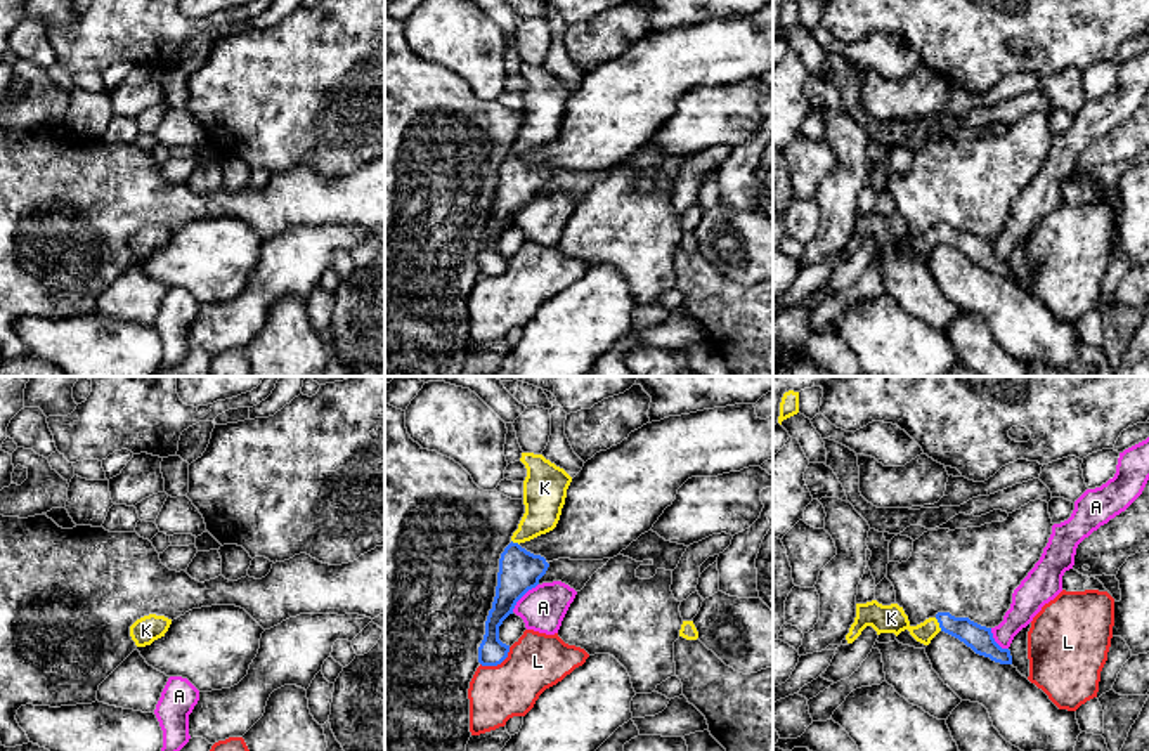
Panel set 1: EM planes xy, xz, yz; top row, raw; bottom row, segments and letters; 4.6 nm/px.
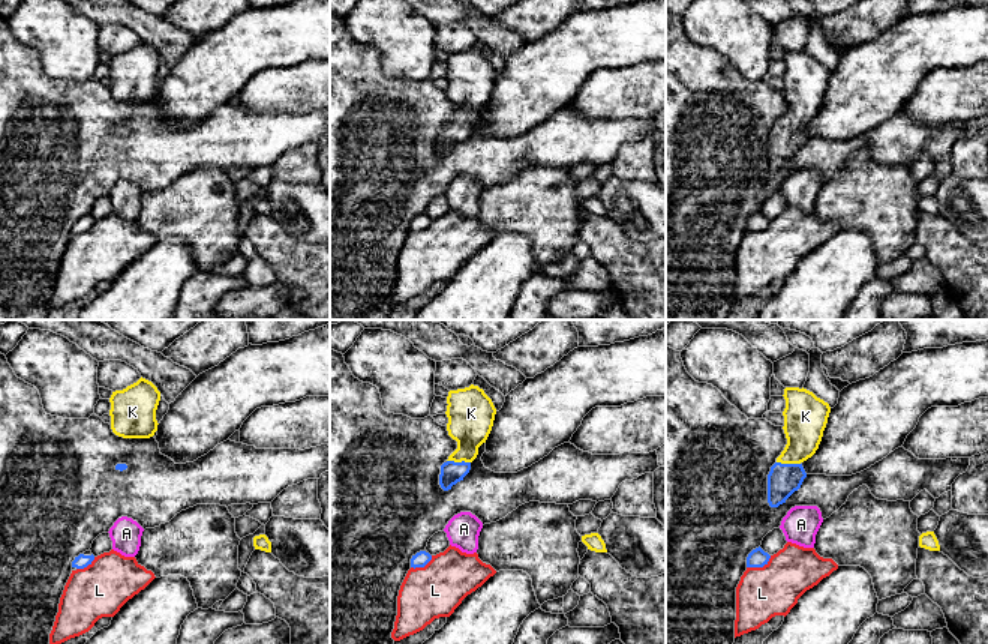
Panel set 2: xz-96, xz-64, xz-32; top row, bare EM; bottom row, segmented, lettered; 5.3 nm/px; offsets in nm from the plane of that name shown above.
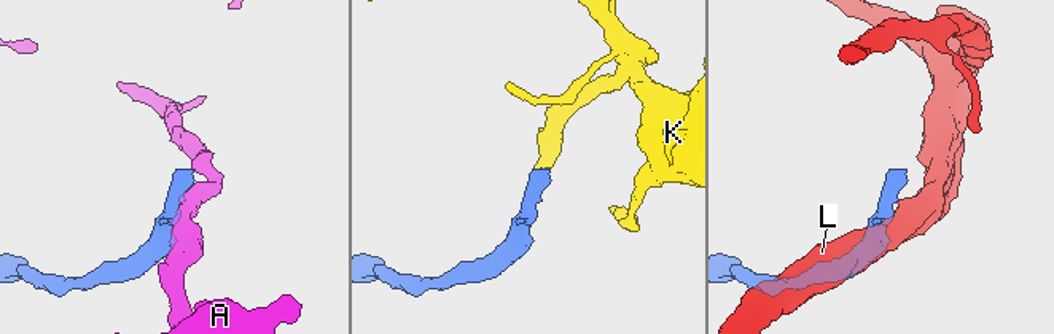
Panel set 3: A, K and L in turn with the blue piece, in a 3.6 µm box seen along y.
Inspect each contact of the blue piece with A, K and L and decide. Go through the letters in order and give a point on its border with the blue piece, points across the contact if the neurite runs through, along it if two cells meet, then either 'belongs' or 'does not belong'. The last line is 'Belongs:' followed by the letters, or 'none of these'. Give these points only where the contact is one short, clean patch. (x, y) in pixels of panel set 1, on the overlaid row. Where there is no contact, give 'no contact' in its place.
A: xz (522, 595) | along xz (538, 583), (512, 611) | does not belong
K: yz (940, 625) | across yz (980, 639), (959, 626), (940, 625), (908, 628), (891, 618) | belongs
L: xz (498, 663) | does not belong
Belongs: K

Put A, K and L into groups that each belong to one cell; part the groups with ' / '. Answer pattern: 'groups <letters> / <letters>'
groups A / K / L

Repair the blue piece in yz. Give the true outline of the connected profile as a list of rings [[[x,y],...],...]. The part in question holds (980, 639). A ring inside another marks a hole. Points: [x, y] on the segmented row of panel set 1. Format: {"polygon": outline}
{"polygon": [[[877,600],[856,604],[856,617],[846,635],[847,643],[853,643],[867,626],[872,626],[877,635],[894,633],[896,637],[908,630],[910,635],[924,645],[929,645],[939,631],[945,631],[964,642],[979,656],[990,657],[1000,664],[1012,664],[1010,650],[1002,649],[995,642],[991,628],[981,626],[969,617],[955,617],[950,612],[938,612],[934,617],[912,626],[903,607],[898,604],[882,605]]]}

